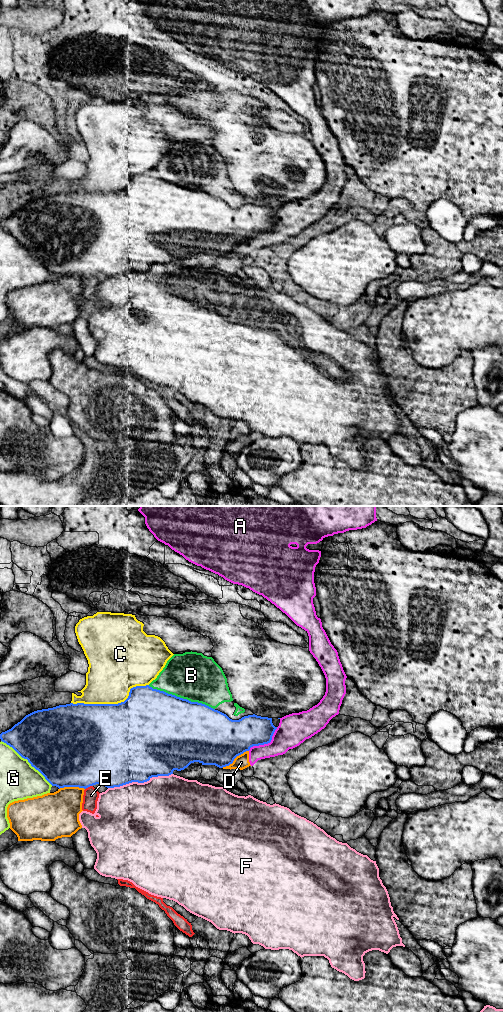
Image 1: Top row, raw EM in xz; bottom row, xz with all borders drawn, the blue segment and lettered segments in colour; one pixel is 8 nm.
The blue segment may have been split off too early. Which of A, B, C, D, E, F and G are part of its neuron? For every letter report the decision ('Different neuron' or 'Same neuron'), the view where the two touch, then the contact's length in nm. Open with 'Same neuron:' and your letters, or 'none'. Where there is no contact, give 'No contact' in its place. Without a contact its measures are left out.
Same neuron: none
A: Different neuron. Touches blue in xz. Shared border 300 nm
B: Different neuron. Touches blue in xz. Shared border 550 nm
C: Different neuron. Touches blue in xz. Shared border 650 nm
D: Different neuron. Touches blue in xz. Shared border 260 nm
E: Different neuron. Touches blue in xz. Shared border 70 nm
F: Different neuron. Touches blue in xz. Shared border 550 nm
G: Different neuron. Touches blue in xz. Shared border 550 nm

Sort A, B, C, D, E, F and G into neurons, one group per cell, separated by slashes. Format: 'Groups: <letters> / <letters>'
Groups: A D / B / C / E / F / G

